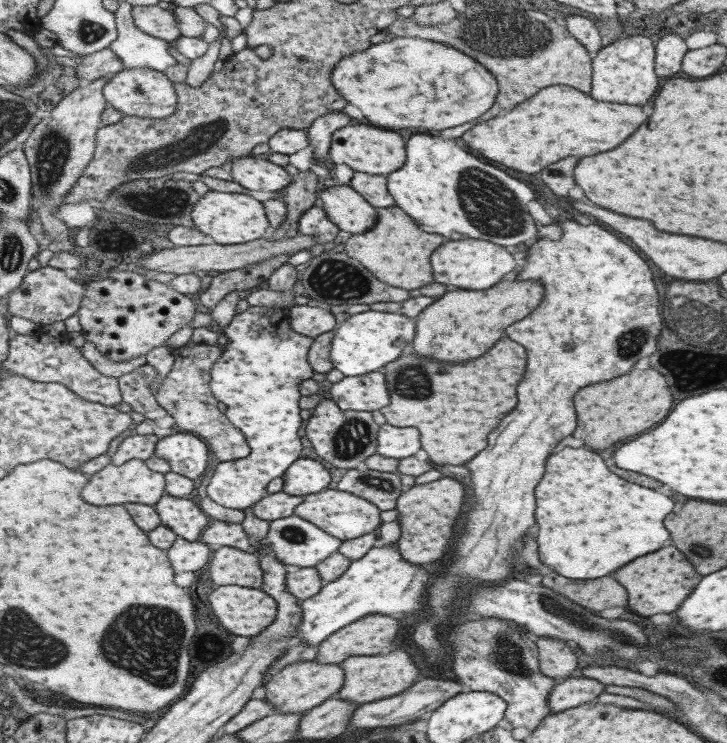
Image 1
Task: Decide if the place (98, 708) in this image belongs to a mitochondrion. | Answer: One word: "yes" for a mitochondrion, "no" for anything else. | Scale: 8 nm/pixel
no

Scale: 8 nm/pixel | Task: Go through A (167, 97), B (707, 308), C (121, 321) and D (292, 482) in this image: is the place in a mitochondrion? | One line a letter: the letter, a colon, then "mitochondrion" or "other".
A: other
B: mitochondrion
C: other
D: other

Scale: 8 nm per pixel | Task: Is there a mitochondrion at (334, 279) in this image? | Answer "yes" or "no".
yes

